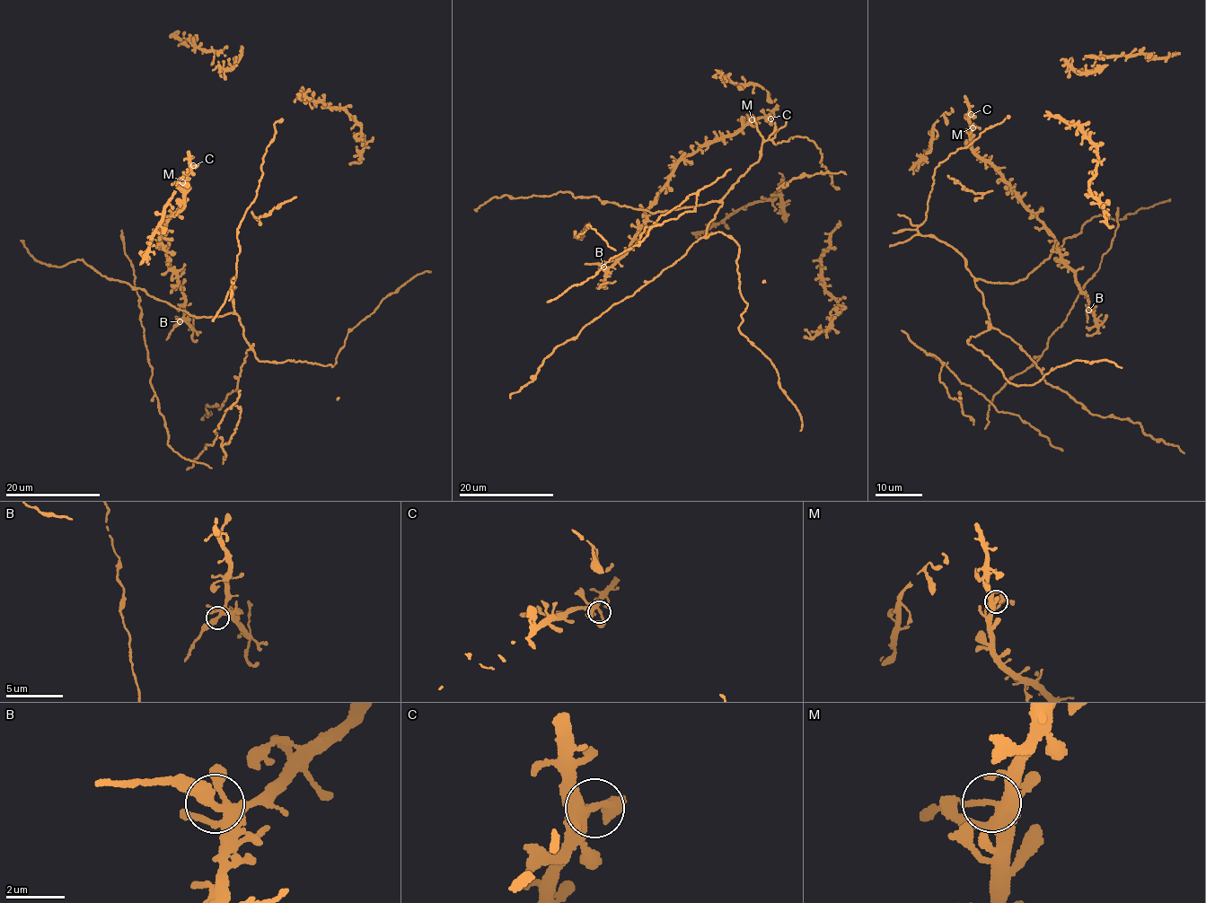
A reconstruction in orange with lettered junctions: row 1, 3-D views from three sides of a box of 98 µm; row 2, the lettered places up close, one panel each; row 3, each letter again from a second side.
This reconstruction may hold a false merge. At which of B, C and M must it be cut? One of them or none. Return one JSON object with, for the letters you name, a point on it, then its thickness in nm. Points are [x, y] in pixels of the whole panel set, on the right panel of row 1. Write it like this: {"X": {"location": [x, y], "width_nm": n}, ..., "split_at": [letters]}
{"B": {"location": [1088, 310], "width_nm": 340}, "split_at": ["B"]}

